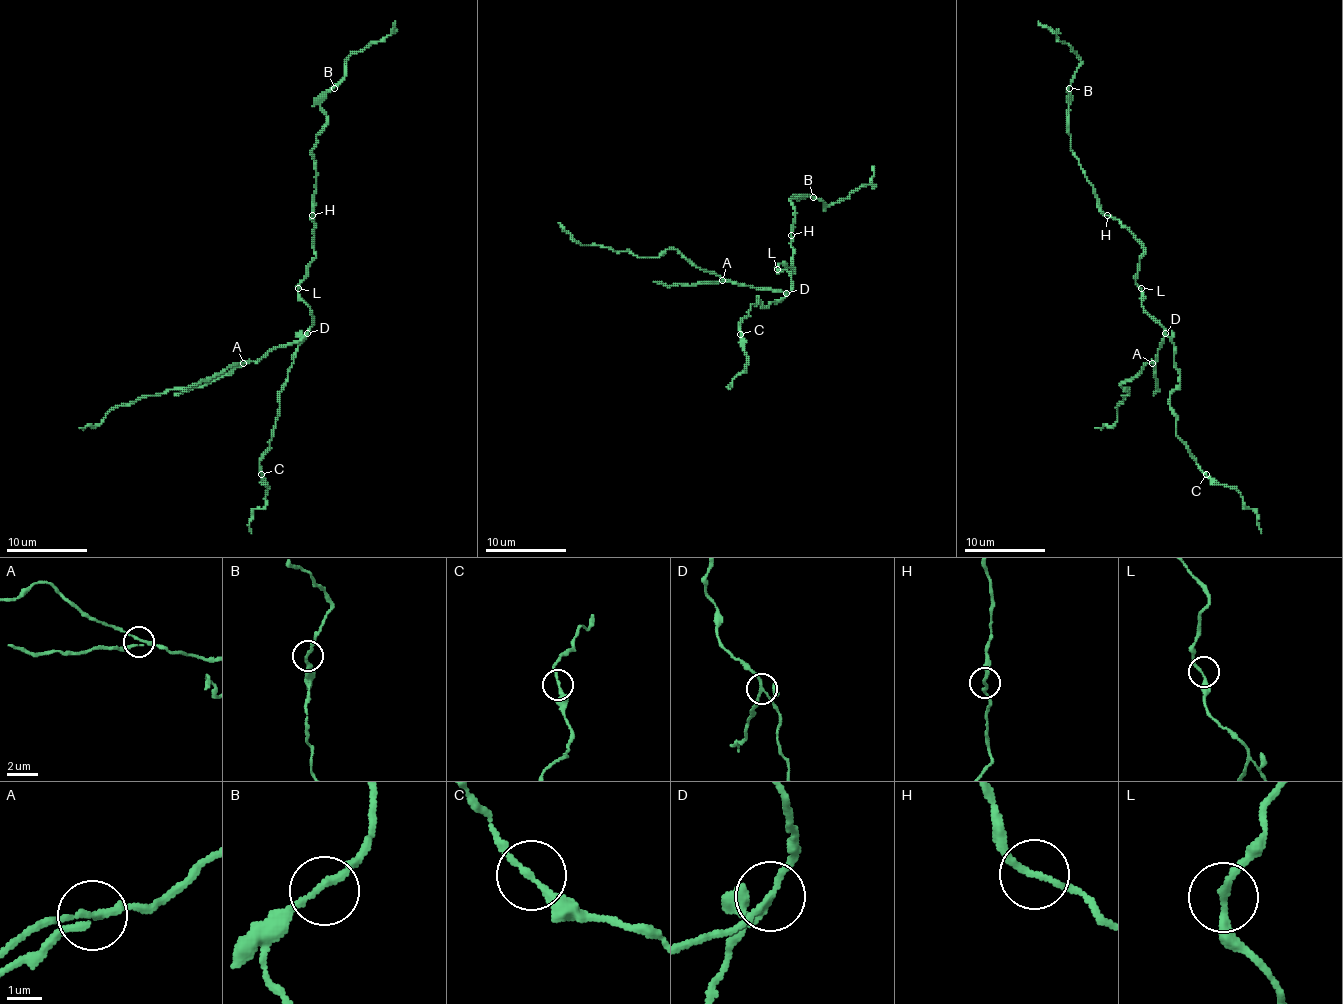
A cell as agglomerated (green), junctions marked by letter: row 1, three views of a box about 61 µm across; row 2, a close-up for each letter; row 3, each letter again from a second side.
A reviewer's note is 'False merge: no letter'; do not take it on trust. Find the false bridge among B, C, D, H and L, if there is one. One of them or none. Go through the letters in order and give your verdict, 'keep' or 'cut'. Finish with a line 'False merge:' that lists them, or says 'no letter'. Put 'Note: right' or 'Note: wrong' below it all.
B: keep
C: keep
D: cut
H: keep
L: keep
False merge: D
Note: wrong

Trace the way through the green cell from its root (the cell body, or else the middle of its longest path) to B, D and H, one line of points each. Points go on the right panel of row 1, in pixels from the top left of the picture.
B: (1135, 278), (1143, 246), (1117, 219), (1109, 217), (1101, 209), (1095, 189), (1071, 148), (1069, 88)
D: (1135, 278), (1141, 290), (1141, 306), (1166, 333)
H: (1135, 278), (1143, 246), (1117, 219), (1107, 215)

